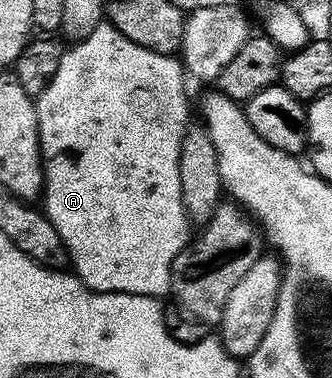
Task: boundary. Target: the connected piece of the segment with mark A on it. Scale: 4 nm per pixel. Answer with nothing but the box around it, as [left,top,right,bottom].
[35,20,192,300]

